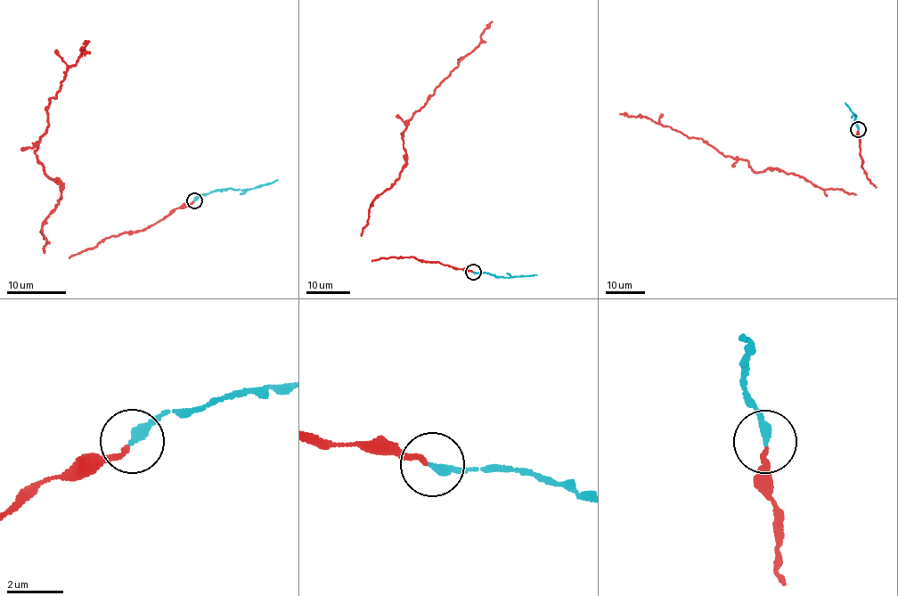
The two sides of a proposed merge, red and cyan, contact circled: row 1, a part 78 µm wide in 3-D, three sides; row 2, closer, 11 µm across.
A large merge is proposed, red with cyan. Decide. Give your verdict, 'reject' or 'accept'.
accept

